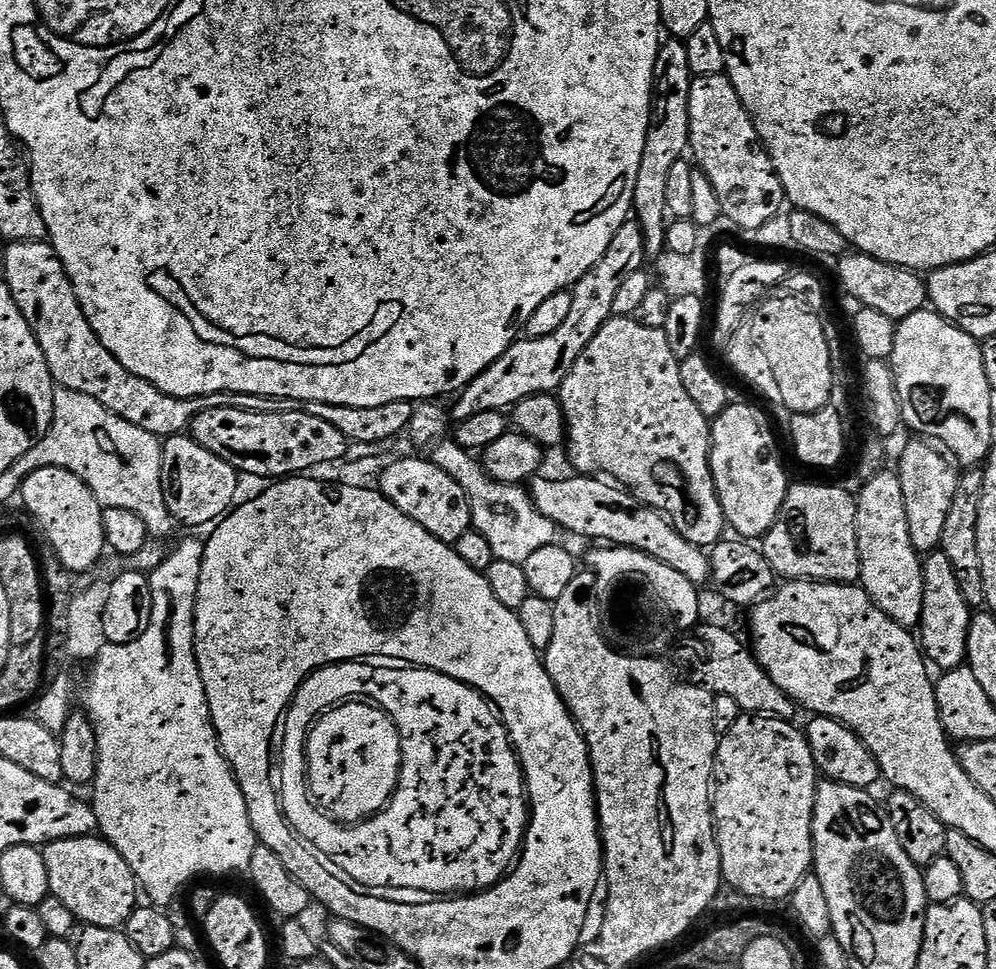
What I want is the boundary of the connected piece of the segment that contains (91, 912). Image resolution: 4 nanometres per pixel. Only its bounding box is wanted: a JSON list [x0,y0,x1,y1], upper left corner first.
[42,835,138,929]

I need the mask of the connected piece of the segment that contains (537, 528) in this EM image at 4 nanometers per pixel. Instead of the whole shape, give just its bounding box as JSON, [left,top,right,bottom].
[430,438,558,565]

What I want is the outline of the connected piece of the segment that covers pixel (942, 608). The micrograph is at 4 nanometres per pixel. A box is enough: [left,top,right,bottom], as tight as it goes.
[918,550,974,670]

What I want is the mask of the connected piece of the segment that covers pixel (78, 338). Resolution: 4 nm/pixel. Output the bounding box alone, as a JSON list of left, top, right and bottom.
[3,239,265,438]

